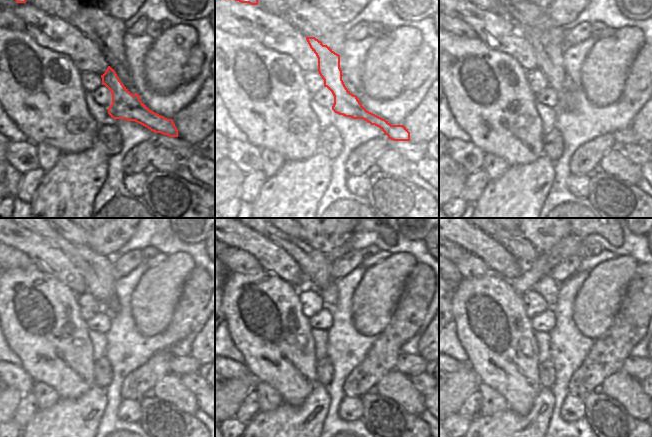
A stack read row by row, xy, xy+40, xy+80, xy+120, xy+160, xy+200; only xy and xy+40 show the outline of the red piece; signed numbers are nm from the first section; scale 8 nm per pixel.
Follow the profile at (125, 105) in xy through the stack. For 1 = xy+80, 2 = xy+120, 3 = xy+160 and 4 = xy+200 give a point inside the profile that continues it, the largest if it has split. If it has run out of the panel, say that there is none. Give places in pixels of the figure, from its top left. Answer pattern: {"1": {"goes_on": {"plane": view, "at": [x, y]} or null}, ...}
{"1": {"goes_on": {"plane": "xy+80", "at": [548, 44]}}, "2": {"goes_on": {"plane": "xy+120", "at": [97, 270]}}, "3": {"goes_on": {"plane": "xy+160", "at": [315, 266]}}, "4": {"goes_on": {"plane": "xy+200", "at": [514, 243]}}}

